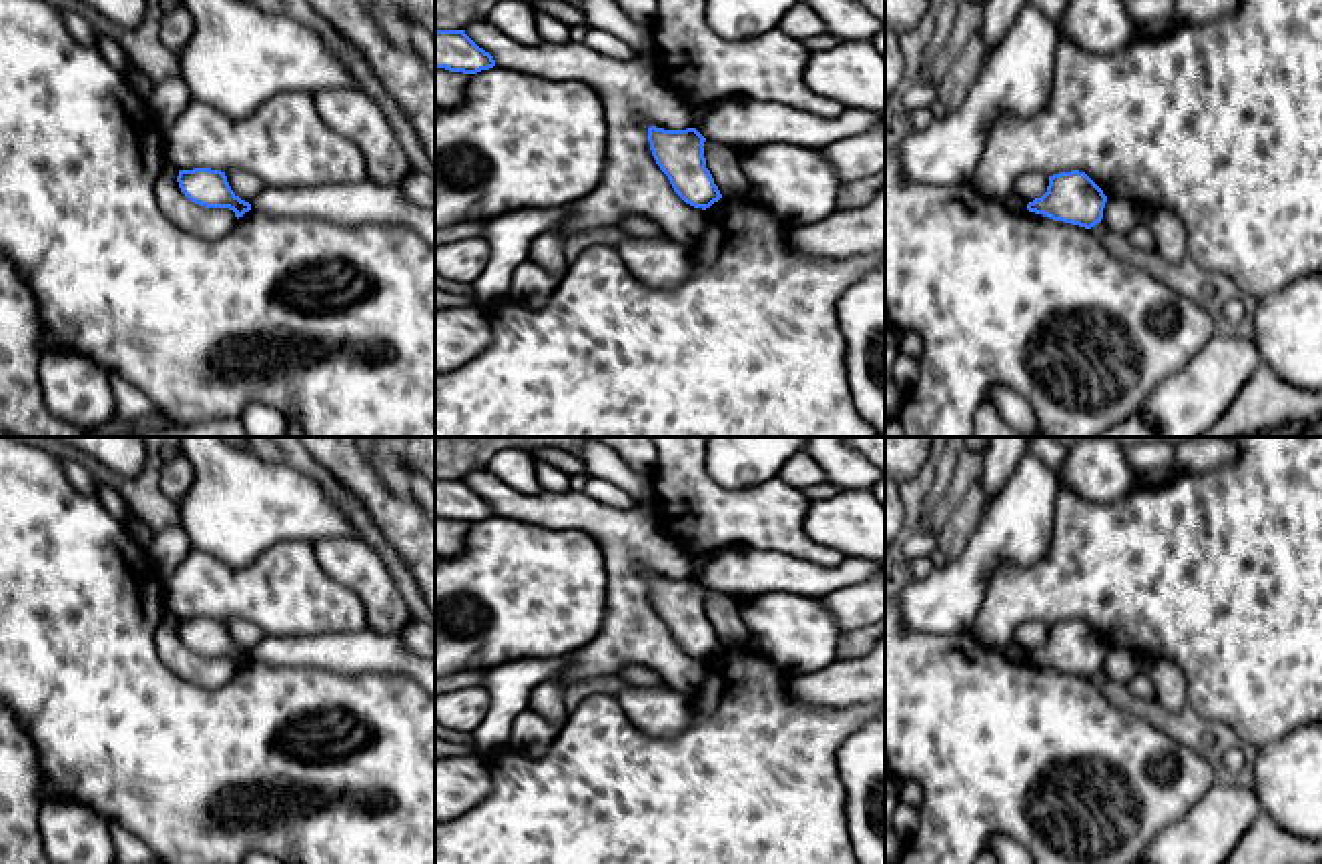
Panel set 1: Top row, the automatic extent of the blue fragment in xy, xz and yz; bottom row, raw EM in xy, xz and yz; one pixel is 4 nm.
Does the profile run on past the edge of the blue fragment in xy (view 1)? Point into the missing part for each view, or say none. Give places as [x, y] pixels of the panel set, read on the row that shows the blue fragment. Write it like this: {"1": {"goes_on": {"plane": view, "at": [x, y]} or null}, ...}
{"1": {"goes_on": null}}

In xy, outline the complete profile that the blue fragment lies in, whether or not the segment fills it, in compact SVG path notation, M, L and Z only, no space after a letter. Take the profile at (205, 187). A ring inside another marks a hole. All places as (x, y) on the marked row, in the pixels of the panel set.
M211 168L179 170L181 192L195 204L205 208L229 208L235 217L251 210L229 186L225 172Z

